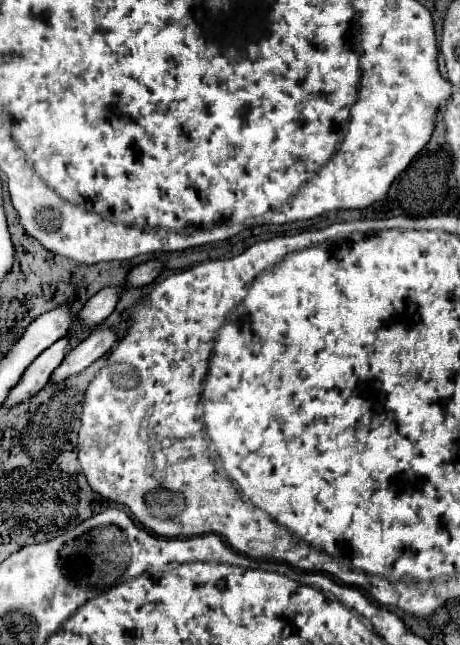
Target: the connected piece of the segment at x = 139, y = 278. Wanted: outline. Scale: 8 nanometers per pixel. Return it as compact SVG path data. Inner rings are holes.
M148 260L136 268L132 268L126 276L126 286L128 288L138 288L138 286L146 286L150 284L162 270L162 262L160 260Z

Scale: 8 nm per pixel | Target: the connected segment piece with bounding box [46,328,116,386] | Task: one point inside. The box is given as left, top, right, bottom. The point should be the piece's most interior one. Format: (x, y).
(99, 341)

